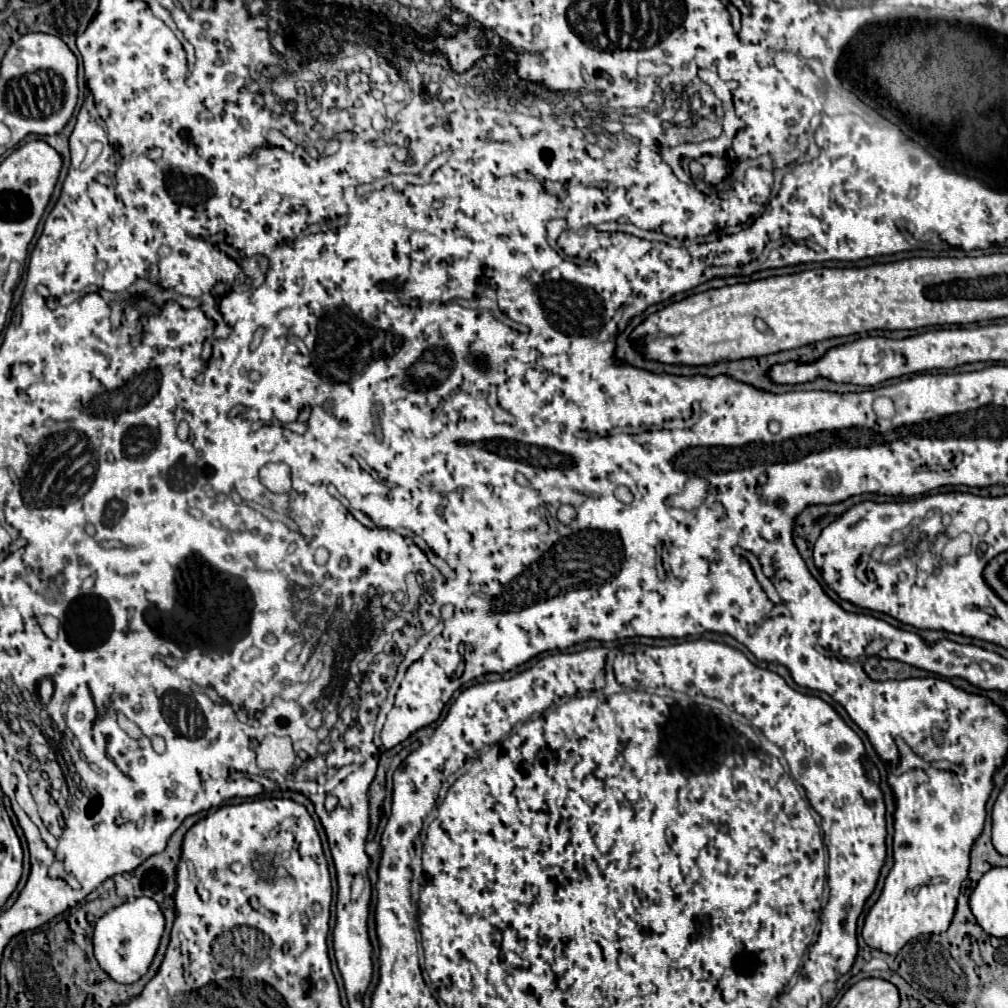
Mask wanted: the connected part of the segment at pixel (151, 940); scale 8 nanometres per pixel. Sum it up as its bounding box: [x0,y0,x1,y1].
[93,896,165,984]

